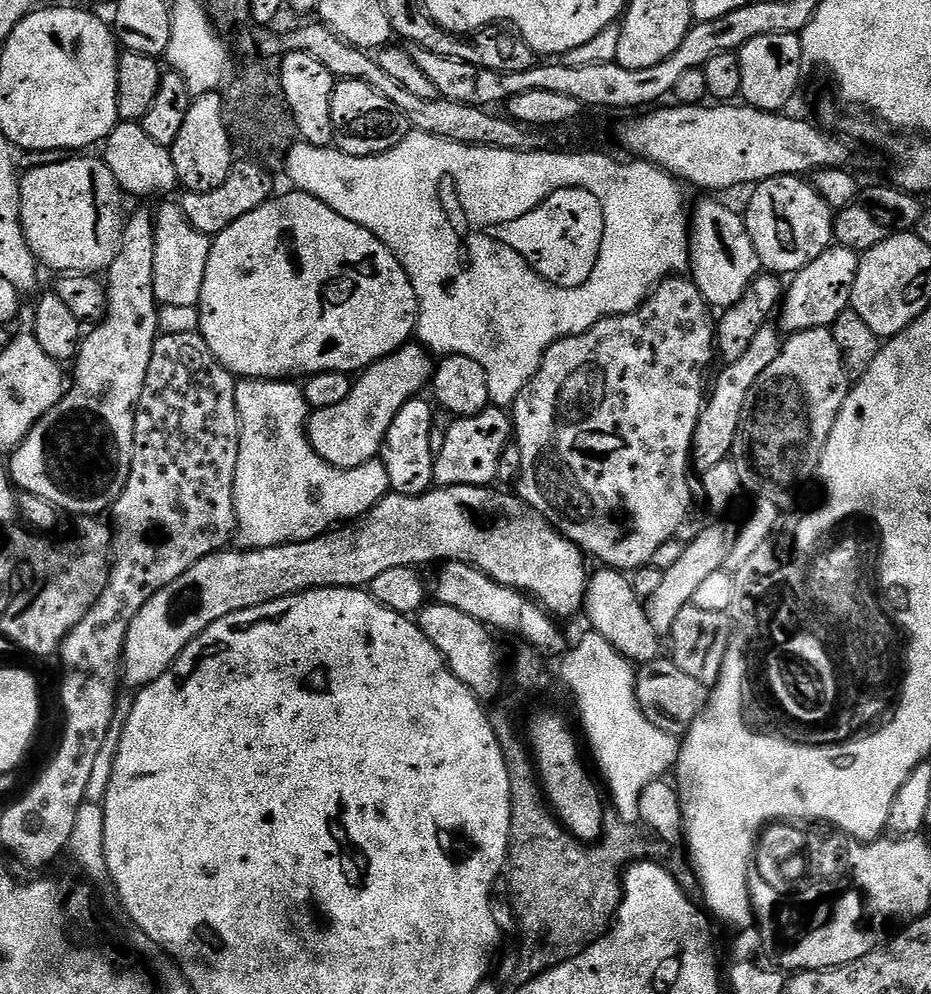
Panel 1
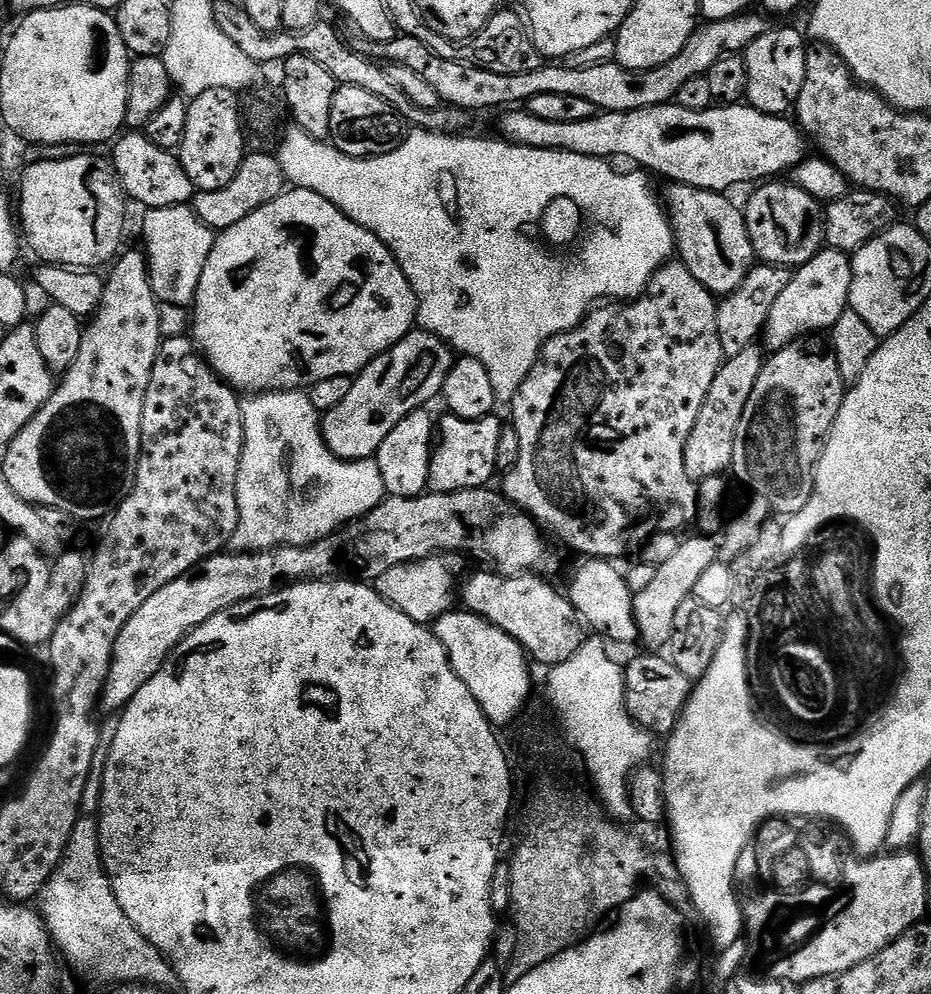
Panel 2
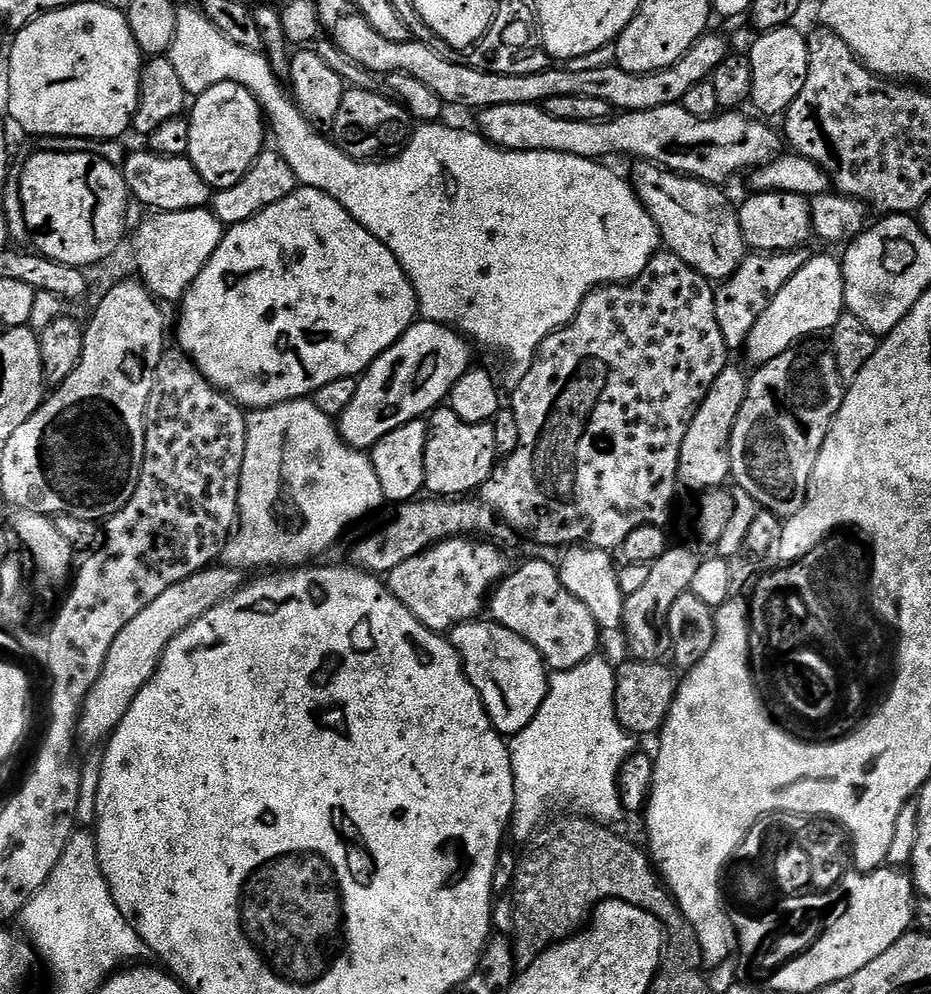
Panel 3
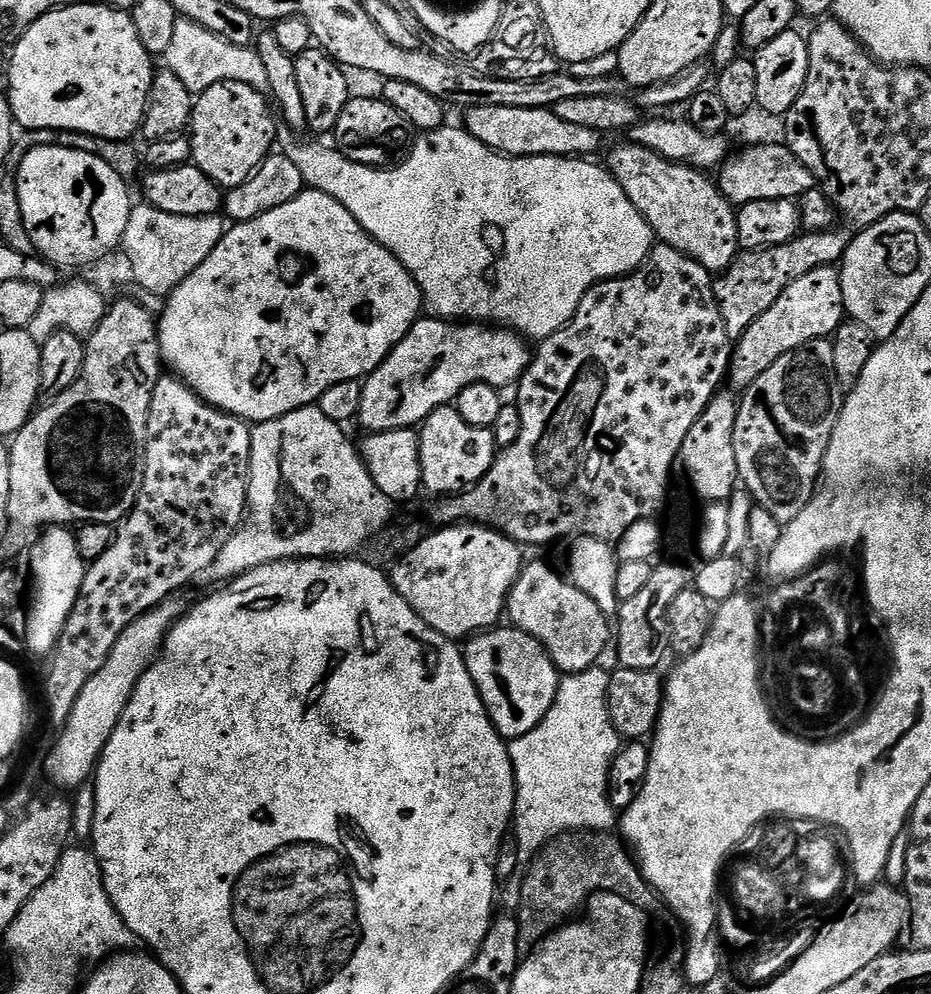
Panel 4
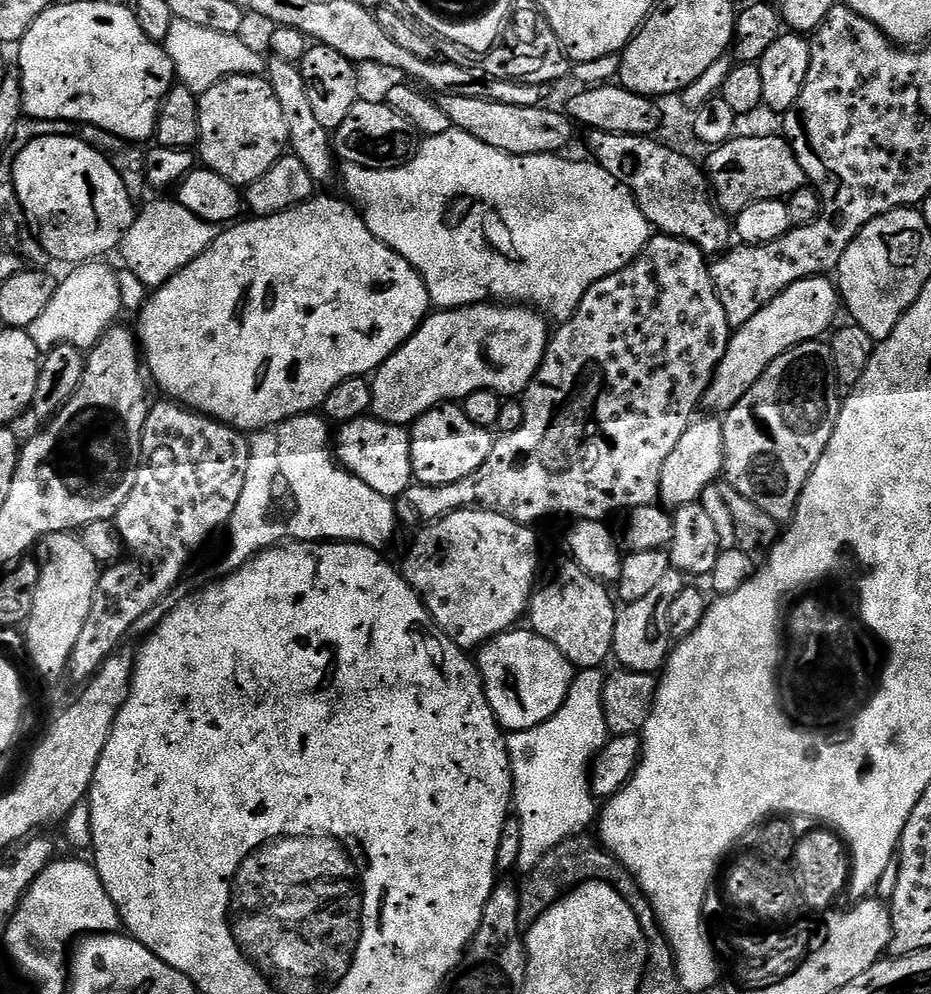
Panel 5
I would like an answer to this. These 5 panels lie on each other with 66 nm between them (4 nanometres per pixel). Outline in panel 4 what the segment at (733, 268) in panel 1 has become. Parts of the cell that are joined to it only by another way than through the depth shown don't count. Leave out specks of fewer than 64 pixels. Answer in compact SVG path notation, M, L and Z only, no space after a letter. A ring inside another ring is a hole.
M616 144L608 152L606 167L626 190L638 214L646 218L657 241L682 254L713 274L724 272L741 251L737 209L721 193L715 179L689 164L675 164L641 144Z

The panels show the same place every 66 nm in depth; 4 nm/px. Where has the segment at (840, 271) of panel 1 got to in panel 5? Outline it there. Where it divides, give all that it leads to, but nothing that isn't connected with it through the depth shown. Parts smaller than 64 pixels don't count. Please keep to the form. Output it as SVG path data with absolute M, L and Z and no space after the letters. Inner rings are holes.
M822 275L794 282L794 286L782 290L774 302L758 310L750 322L729 335L726 354L716 368L702 401L709 413L723 414L731 410L740 401L742 394L746 394L746 390L750 390L750 386L754 386L754 382L766 374L768 367L779 356L808 340L820 340L823 332L827 333L837 323L836 307L839 309L842 301L837 285L828 280L831 279L827 275Z

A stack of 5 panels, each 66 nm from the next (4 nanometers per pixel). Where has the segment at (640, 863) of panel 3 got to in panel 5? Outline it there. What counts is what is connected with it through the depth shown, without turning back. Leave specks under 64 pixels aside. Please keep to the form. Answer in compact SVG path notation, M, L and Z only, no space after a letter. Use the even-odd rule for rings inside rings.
M581 834L564 840L558 847L552 848L542 862L533 867L527 877L525 888L521 889L519 898L519 922L521 927L537 920L554 901L558 900L567 891L573 891L583 883L604 883L610 885L626 902L630 900L647 900L648 896L637 886L636 880L626 870L611 852L604 848L599 841L589 835Z

